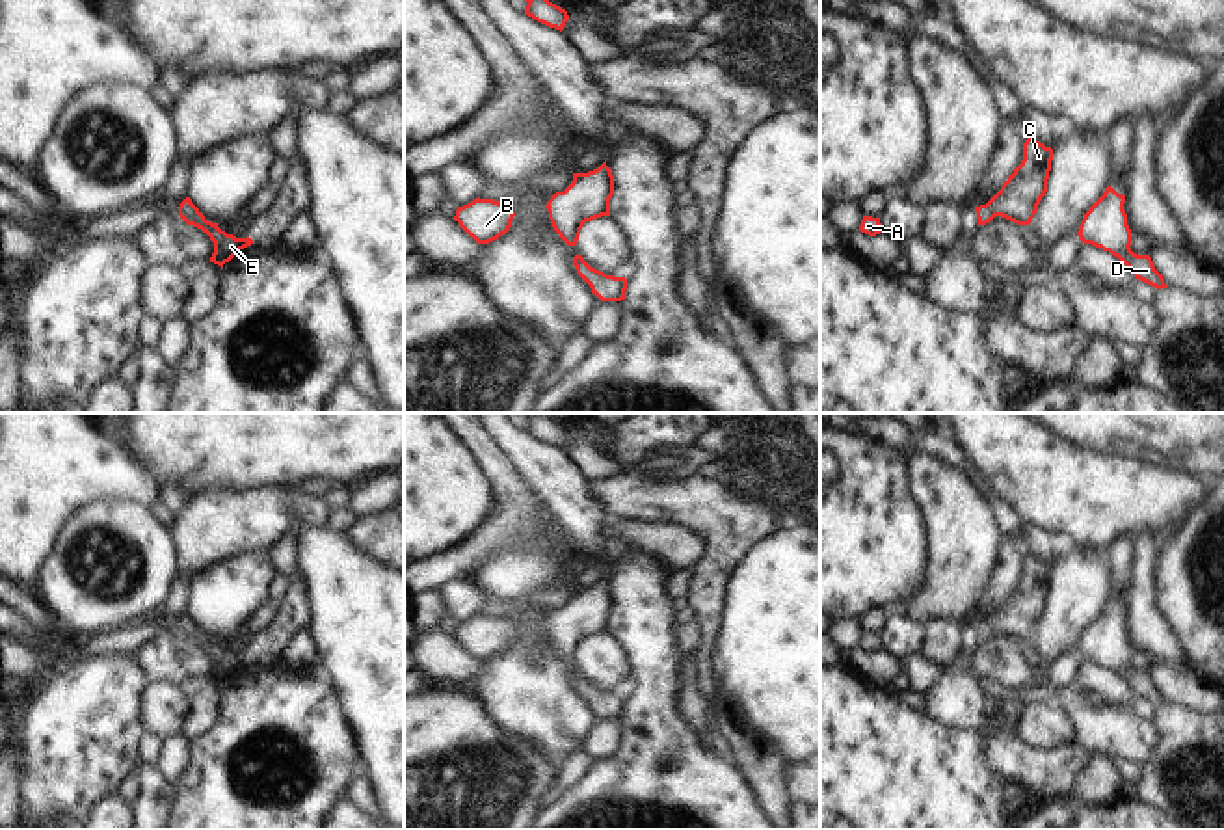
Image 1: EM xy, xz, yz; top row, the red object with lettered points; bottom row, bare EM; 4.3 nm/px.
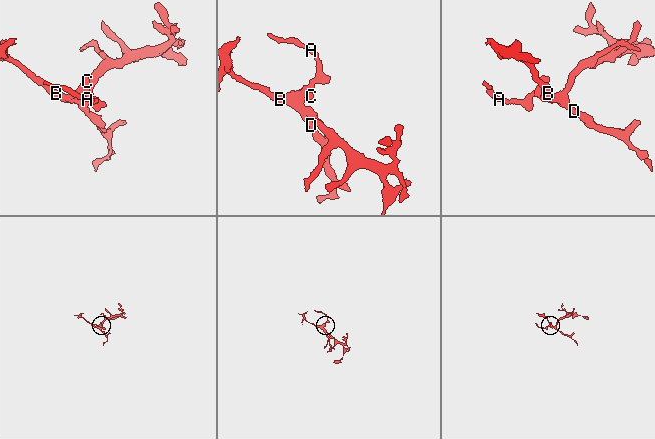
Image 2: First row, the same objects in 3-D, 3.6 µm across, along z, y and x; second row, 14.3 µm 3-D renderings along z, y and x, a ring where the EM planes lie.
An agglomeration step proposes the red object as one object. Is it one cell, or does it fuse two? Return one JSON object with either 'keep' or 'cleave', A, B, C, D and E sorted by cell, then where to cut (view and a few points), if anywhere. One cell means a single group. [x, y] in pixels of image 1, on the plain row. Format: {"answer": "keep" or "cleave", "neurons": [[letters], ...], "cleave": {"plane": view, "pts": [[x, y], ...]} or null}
{"answer": "keep", "neurons": [["A", "B", "C", "D", "E"]], "cleave": null}

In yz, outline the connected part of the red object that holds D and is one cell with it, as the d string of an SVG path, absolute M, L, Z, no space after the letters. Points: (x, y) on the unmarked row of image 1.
M1107 603L1103 612L1084 631L1077 653L1118 674L1135 692L1151 703L1168 705L1163 692L1155 687L1150 672L1131 668L1131 646L1124 627L1125 612Z

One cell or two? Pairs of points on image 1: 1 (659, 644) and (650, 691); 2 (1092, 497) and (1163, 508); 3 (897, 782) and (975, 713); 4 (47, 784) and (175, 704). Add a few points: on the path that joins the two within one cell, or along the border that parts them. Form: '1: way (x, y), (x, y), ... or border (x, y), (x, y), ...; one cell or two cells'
1: way (657, 655), (657, 680); one cell
2: way (1109, 499), (1146, 499); one cell
3: border (925, 715), (944, 726), (981, 736); two cells
4: border (153, 683), (146, 693), (147, 728); two cells

